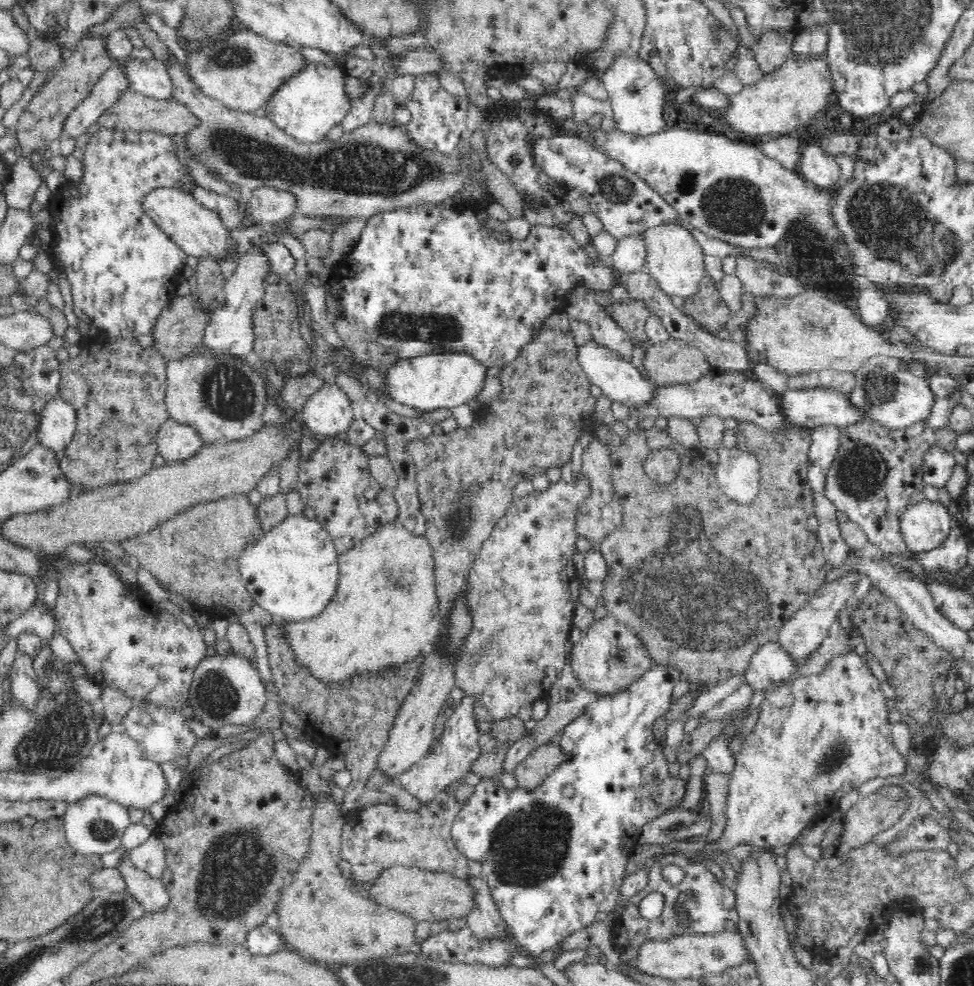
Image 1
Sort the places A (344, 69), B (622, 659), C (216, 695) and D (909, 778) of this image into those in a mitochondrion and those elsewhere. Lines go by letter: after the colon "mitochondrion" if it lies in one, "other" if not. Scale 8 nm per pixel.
A: other
B: mitochondrion
C: mitochondrion
D: other

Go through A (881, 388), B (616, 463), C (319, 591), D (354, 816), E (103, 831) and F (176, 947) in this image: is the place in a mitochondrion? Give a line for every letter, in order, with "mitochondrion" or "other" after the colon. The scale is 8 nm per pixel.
A: mitochondrion
B: other
C: other
D: other
E: mitochondrion
F: other

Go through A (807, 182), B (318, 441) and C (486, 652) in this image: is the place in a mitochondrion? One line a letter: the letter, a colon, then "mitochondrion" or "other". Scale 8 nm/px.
A: other
B: other
C: mitochondrion

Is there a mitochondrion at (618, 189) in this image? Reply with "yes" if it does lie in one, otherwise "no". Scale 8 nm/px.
yes

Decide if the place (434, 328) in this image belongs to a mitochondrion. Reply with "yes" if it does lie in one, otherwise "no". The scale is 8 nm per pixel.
yes

